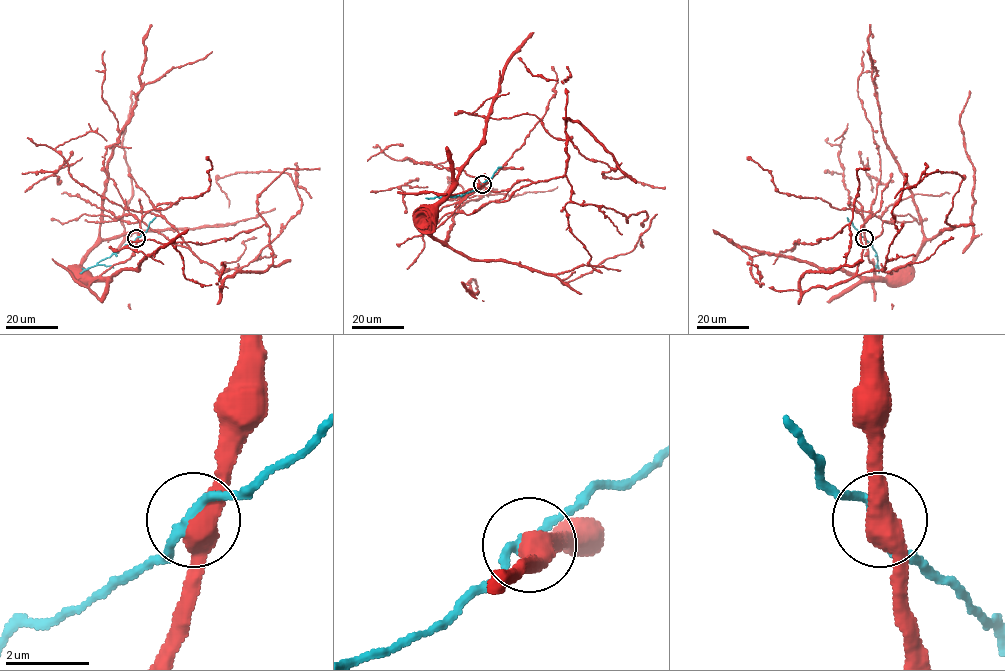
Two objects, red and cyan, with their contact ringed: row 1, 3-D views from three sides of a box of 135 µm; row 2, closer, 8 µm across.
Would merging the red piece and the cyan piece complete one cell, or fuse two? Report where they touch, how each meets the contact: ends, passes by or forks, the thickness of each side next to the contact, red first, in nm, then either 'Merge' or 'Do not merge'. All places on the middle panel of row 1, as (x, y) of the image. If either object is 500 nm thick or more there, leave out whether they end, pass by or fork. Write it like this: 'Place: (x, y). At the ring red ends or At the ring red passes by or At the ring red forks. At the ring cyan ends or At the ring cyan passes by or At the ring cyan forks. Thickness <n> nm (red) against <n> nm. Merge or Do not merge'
Place: (482, 184). Thickness 500 nm (red) against 200 nm. Do not merge

